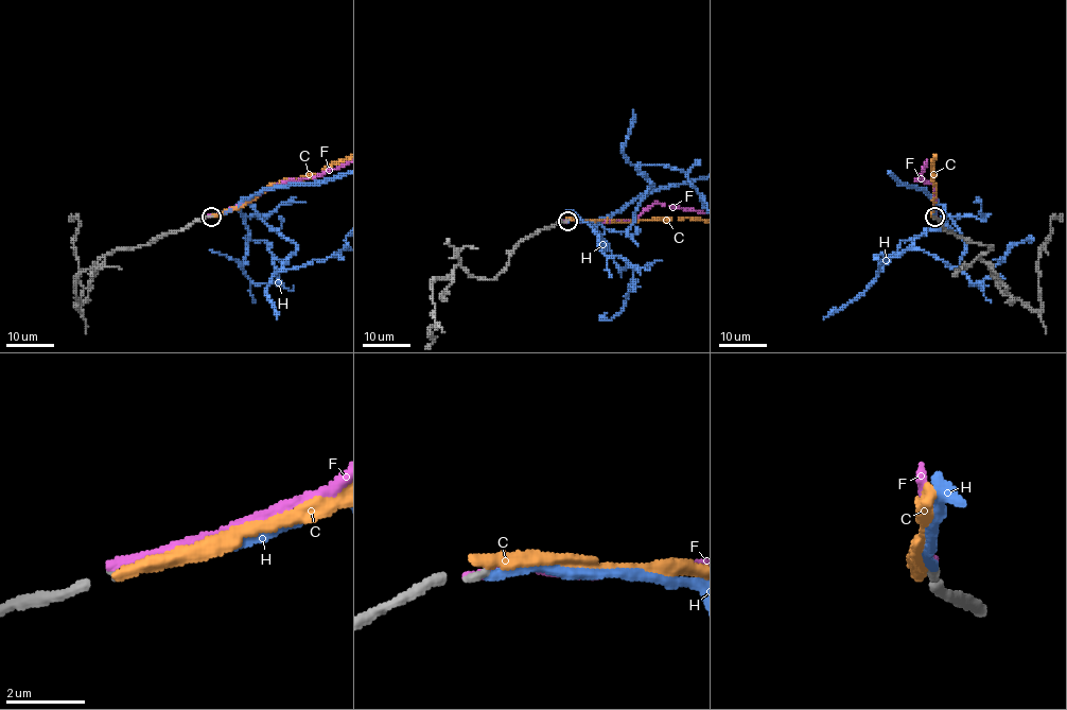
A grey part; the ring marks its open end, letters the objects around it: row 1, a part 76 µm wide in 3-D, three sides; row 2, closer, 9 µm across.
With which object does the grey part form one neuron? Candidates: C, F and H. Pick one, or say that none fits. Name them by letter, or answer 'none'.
H

